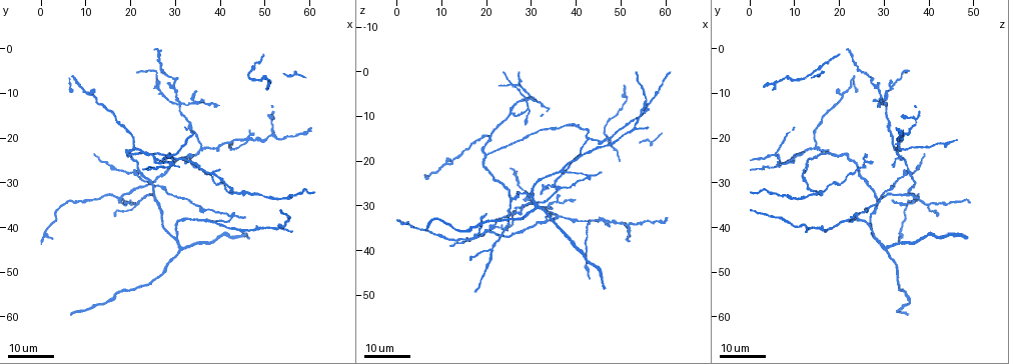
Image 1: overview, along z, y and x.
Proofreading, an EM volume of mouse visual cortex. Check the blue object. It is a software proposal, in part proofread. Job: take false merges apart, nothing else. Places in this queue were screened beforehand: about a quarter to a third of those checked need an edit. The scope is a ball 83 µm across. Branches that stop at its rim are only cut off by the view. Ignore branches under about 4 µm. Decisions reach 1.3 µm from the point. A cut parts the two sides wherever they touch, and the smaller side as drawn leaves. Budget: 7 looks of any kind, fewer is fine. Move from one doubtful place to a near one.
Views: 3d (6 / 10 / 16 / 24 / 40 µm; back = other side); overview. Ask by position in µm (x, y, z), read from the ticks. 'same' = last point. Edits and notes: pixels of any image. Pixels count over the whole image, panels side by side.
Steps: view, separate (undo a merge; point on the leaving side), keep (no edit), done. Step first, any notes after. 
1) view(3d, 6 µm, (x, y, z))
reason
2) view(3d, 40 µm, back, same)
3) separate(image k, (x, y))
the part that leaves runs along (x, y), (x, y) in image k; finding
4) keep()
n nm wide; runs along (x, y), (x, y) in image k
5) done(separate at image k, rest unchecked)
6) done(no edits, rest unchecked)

view(3d, 16 µm, (17.0, 33.0, 36.5))

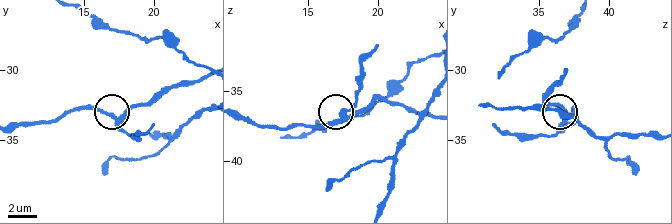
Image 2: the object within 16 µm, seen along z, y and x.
view(3d, 6 µm, (17.4, 33.6, 36.8))

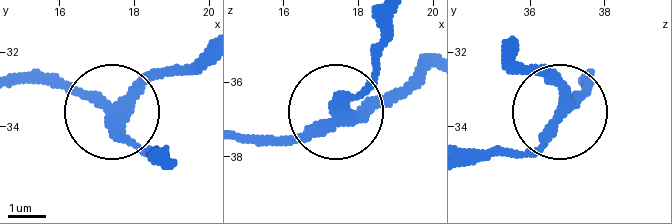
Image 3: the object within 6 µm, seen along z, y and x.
keep()
300 nm wide; continuous, no second neuron

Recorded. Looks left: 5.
view(3d, 24 µm, (23.0, 33.5, 36.5))
small branch off a trunk

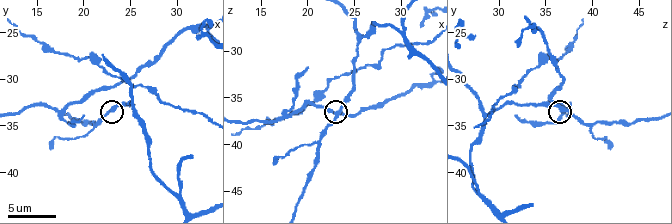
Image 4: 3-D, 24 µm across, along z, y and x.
view(3d, 10 µm, (23.4, 33.0, 36.6))
zoom in

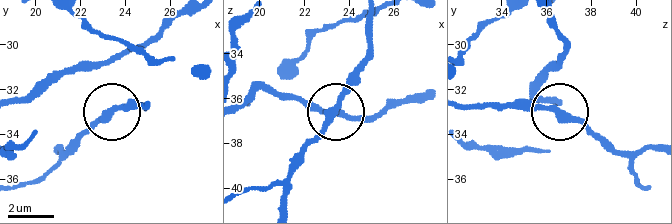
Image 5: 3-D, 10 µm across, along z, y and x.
keep()
runs along (146, 103), (116, 105), (68, 147) in image 5; continuous, no second neuron

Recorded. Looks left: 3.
view(3d, 24 µm, (25.5, 24.5, 9.0))
a fork

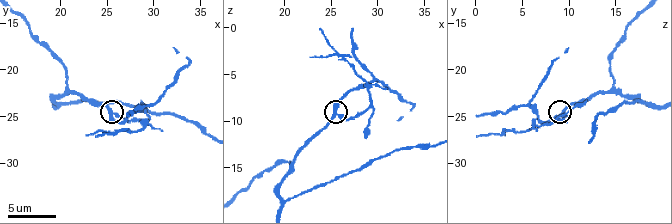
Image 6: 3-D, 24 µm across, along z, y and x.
view(3d, 10 µm, (25.8, 24.8, 9.6))

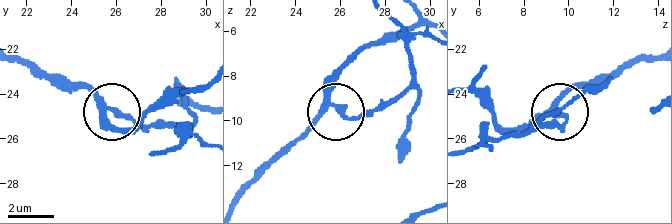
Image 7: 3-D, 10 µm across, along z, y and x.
separate(image 7, (358, 119))
the part that leaves runs along (330, 106), (357, 117), (408, 83), (414, 60), (391, 20) in image 7; two neurons meet here

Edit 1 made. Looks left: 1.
done(separate at image 7, rest unchecked)

